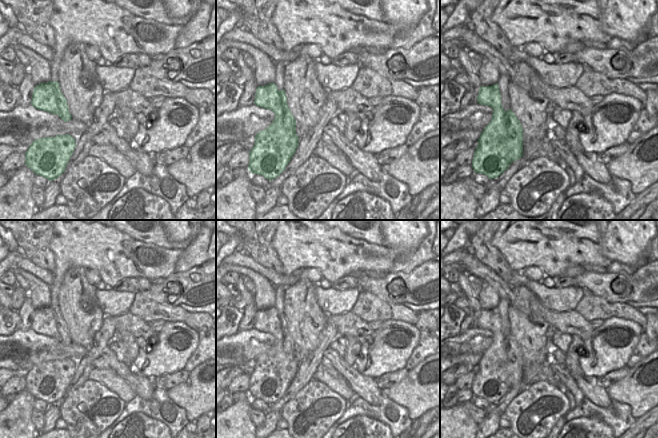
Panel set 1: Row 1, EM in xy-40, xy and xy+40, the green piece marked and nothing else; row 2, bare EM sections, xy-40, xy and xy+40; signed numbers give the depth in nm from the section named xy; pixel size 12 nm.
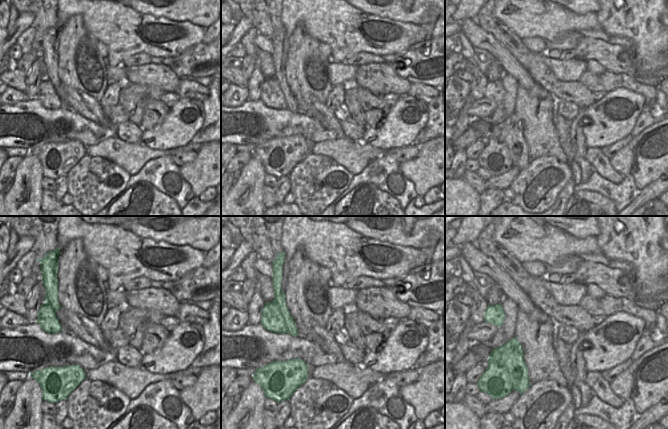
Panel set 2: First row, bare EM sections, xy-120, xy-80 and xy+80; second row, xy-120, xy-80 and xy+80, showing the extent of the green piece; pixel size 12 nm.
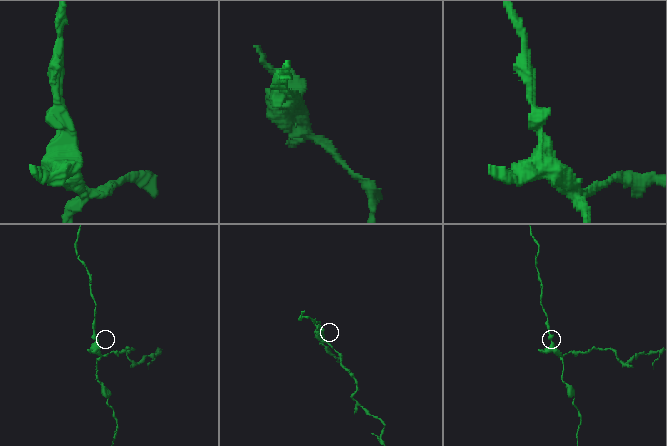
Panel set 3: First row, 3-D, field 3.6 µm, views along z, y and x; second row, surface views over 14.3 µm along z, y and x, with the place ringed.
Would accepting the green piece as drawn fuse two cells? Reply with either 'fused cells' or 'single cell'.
fused cells

